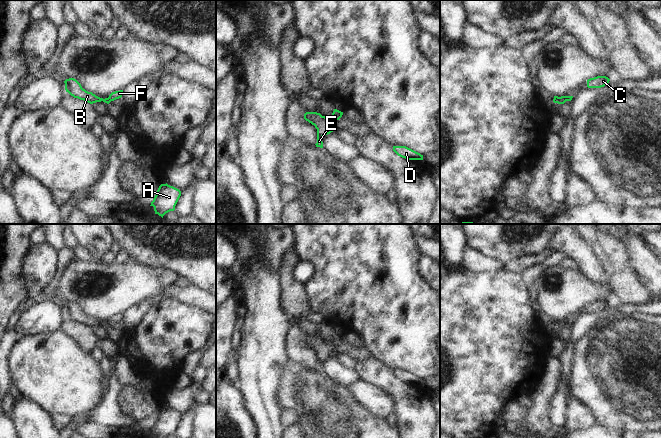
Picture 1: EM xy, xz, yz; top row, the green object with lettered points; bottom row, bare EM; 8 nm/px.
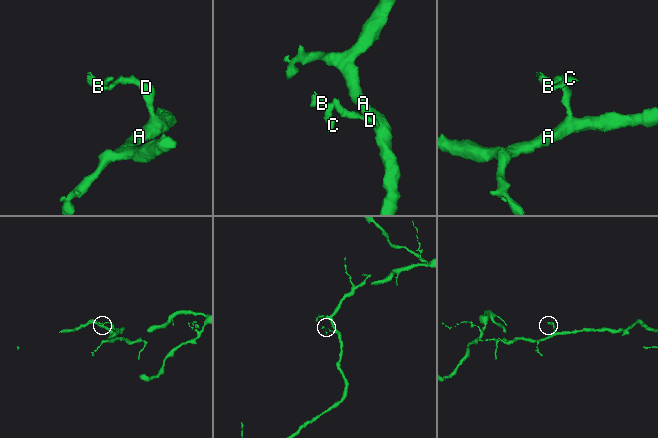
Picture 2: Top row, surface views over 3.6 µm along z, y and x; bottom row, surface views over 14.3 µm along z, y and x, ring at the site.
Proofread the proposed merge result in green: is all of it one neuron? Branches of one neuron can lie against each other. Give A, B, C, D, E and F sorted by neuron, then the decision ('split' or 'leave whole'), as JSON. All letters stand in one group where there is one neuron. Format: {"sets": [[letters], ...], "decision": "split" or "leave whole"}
{"sets": [["A", "D", "F"], ["B", "C", "E"]], "decision": "split"}

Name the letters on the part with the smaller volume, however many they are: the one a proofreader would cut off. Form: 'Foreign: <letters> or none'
Foreign: B, C, E

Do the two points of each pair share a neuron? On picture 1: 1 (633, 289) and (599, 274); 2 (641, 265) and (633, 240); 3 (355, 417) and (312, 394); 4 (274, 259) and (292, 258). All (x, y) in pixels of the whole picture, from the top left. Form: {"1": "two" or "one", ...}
{"1": "two", "2": "one", "3": "one", "4": "two"}

